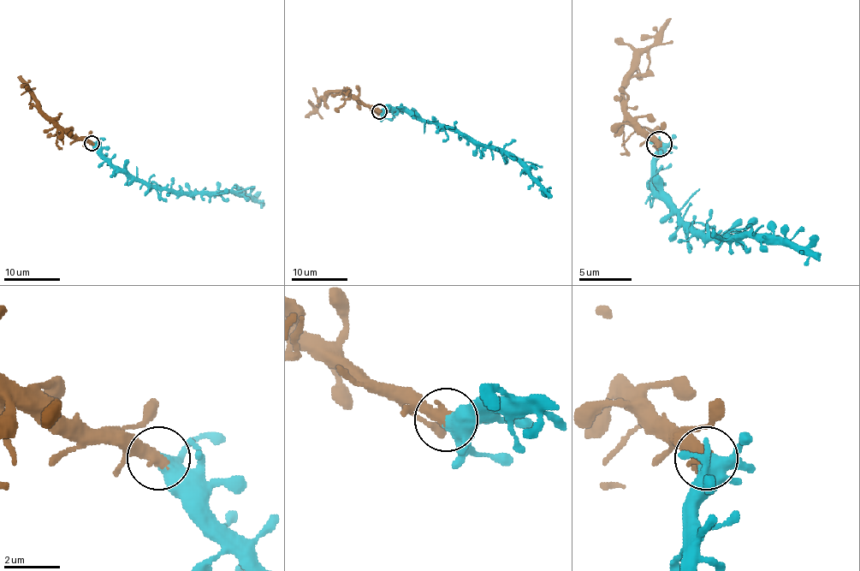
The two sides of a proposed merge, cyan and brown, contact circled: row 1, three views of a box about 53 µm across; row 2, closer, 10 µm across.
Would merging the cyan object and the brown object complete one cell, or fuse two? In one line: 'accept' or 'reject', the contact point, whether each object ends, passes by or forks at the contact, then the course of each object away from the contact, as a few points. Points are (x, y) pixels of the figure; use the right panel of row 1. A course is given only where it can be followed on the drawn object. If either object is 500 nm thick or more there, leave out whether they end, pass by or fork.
accept; at (659, 144); cyan passes by; brown ends there; cyan runs (658, 143), (655, 185), (697, 234), (784, 237), (807, 247), (820, 260); brown runs (658, 143), (627, 111), (625, 86), (632, 65), (672, 18)

